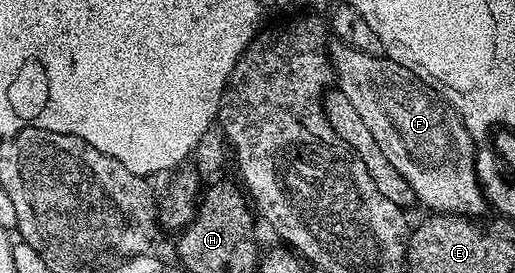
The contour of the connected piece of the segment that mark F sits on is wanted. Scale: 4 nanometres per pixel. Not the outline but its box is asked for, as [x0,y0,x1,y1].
[329,43,489,218]

